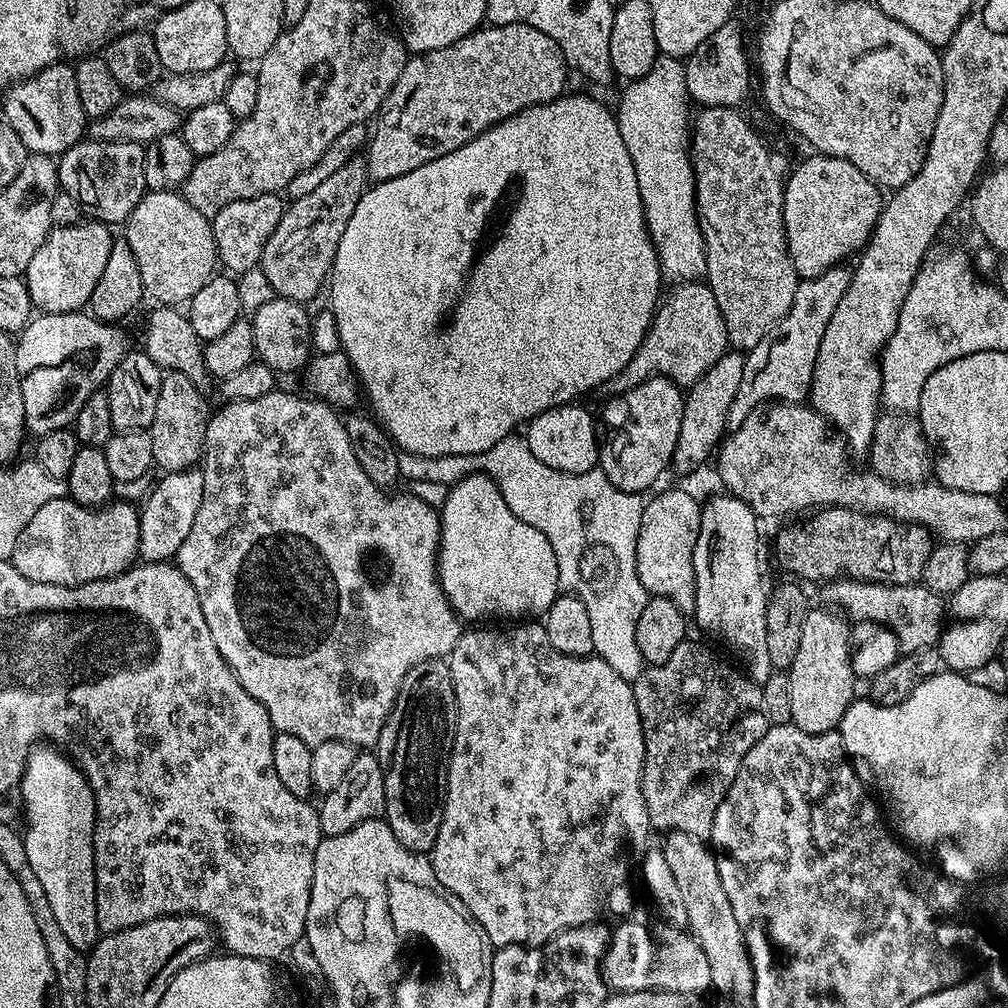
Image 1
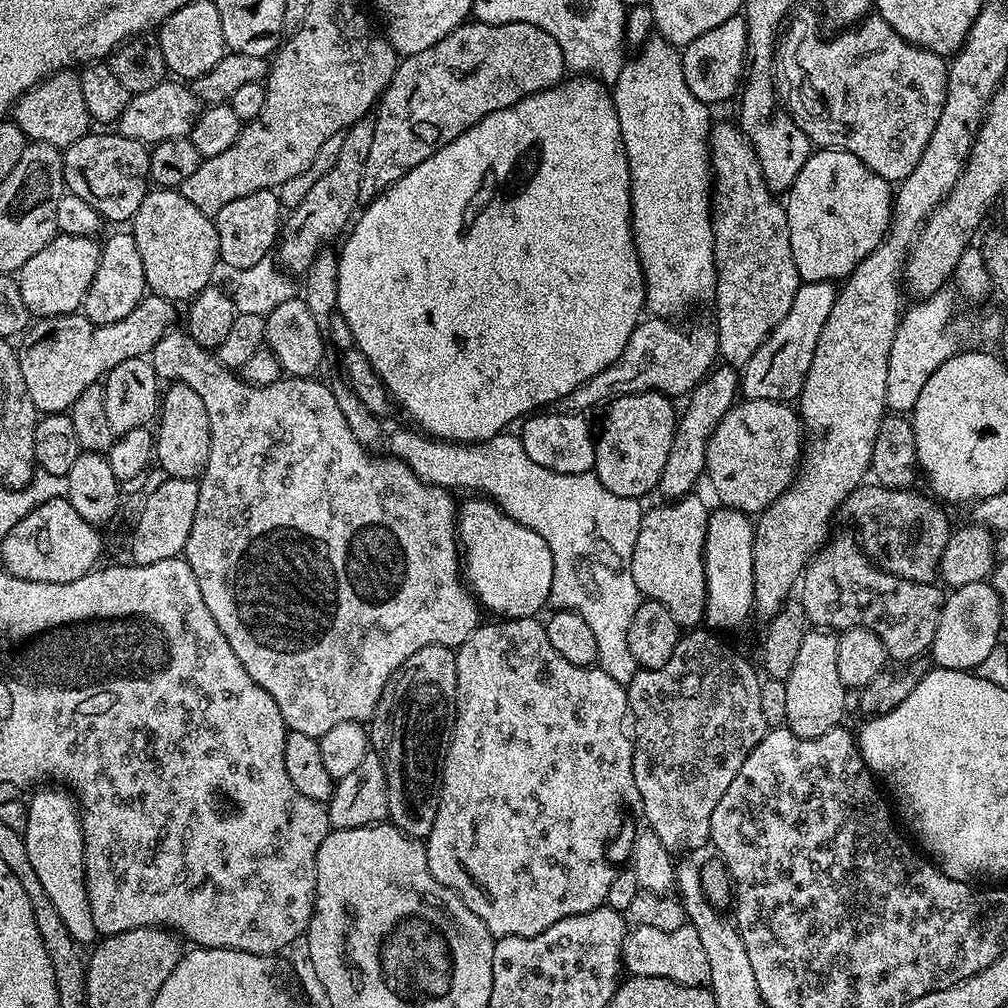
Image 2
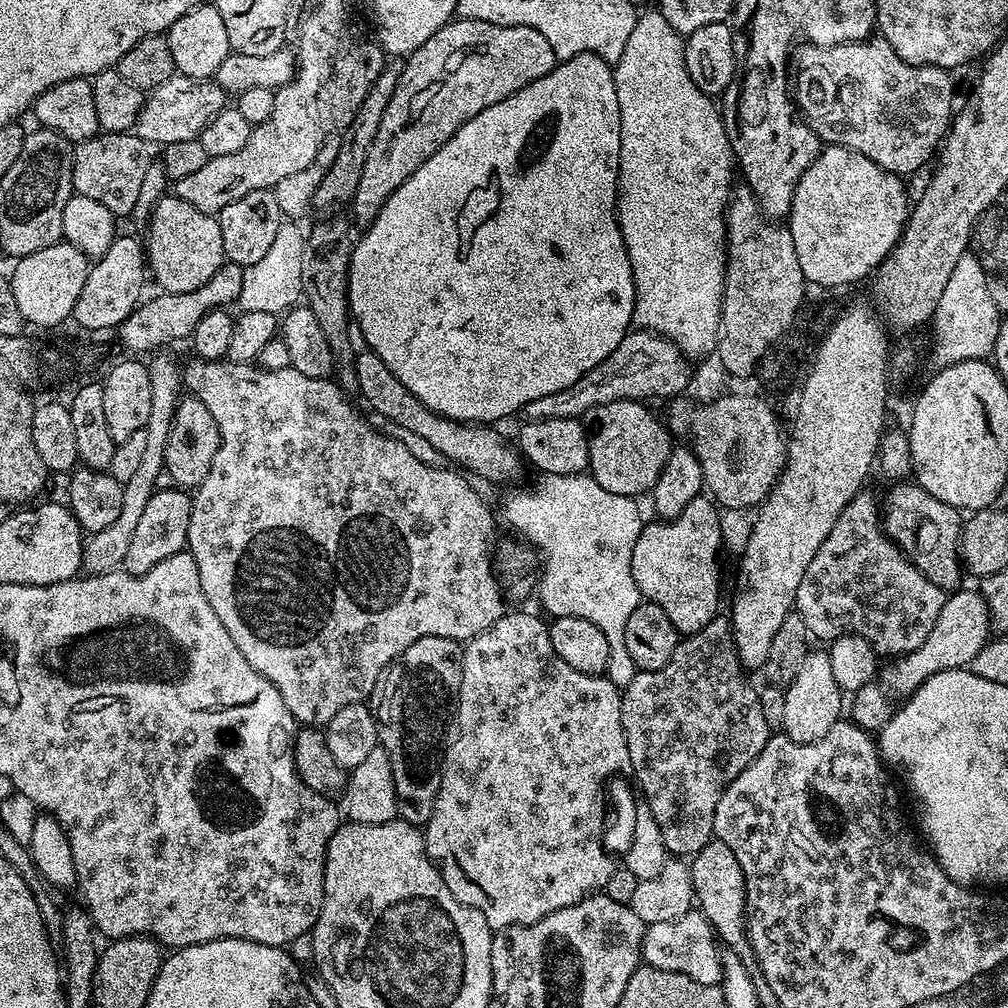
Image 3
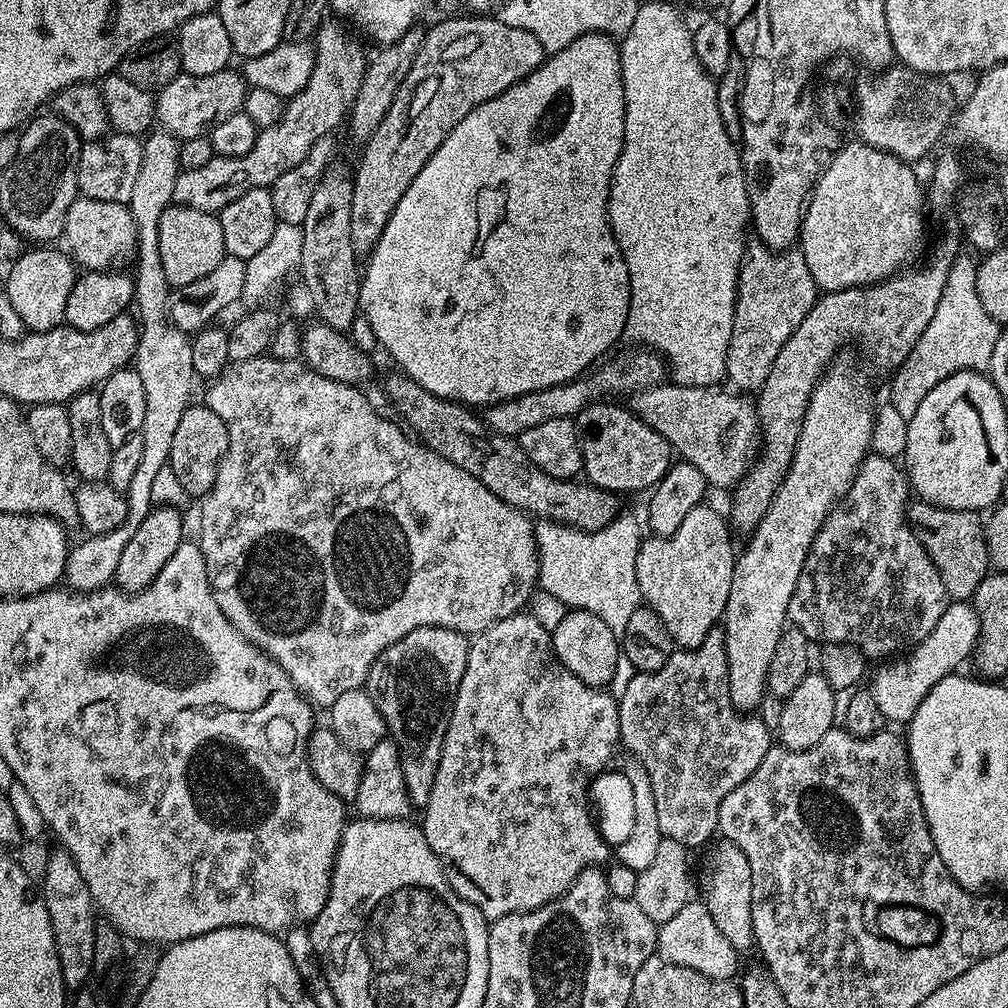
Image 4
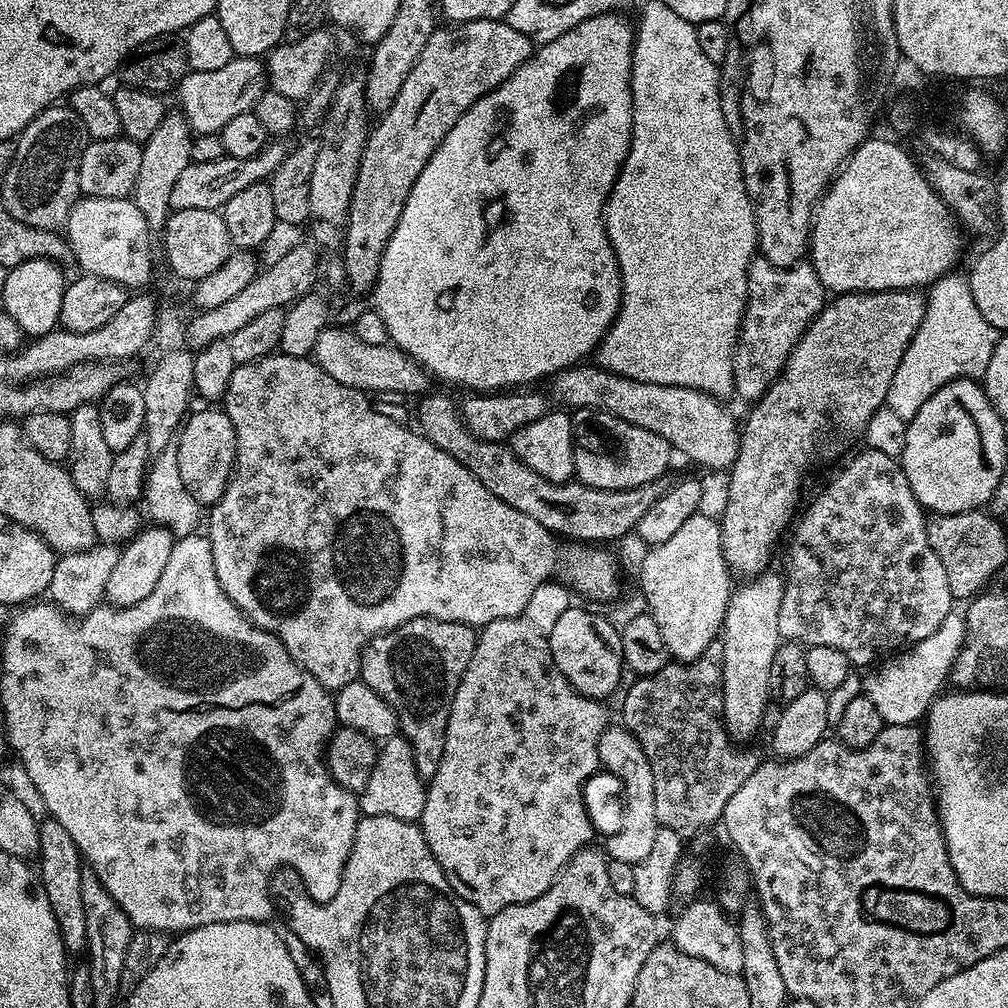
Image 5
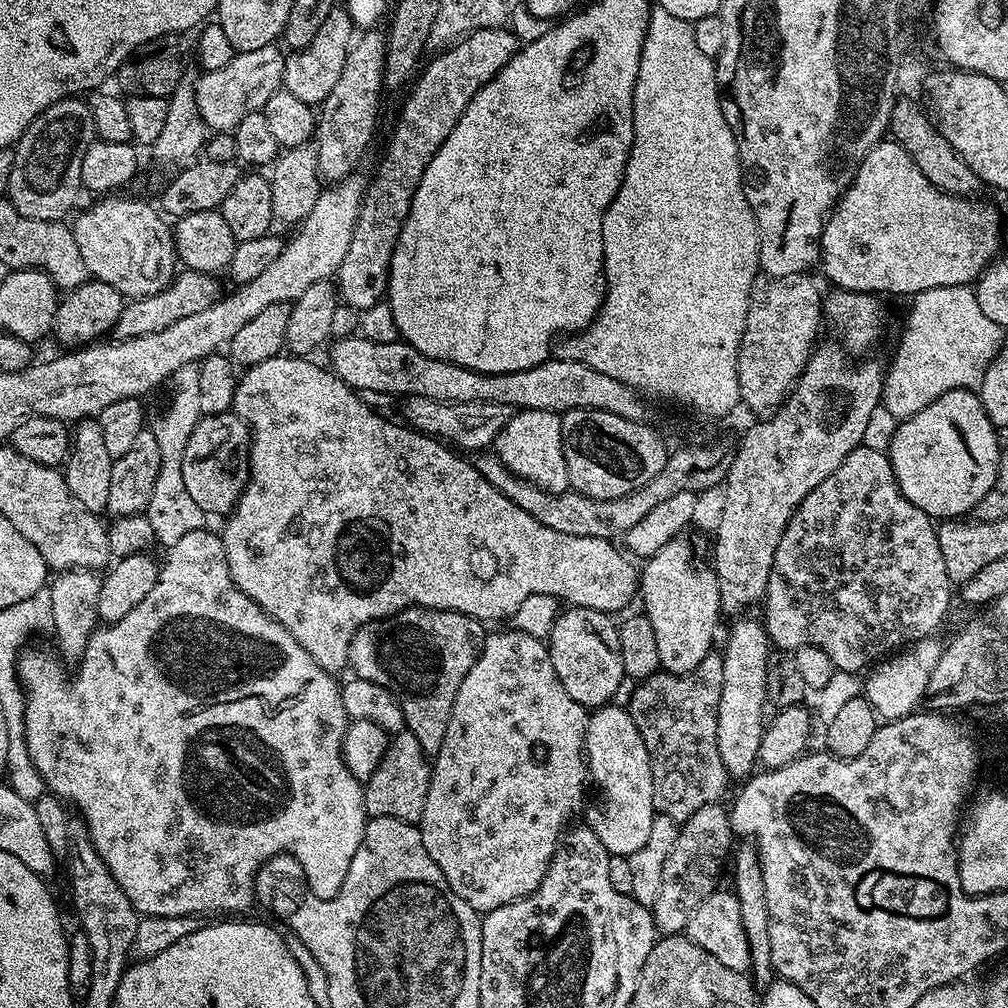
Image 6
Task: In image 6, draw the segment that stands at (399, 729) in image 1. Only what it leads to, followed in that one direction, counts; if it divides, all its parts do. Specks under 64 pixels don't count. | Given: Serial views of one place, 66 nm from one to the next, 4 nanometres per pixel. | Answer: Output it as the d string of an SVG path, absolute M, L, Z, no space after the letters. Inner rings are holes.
M403 608L387 620L372 620L362 625L354 634L348 651L348 668L359 679L378 682L402 701L402 714L407 732L418 738L422 750L430 758L442 750L442 738L446 738L446 726L450 726L450 710L454 698L458 698L458 686L462 678L470 674L470 666L478 658L484 645L486 628L481 621L461 612L447 612L441 608Z

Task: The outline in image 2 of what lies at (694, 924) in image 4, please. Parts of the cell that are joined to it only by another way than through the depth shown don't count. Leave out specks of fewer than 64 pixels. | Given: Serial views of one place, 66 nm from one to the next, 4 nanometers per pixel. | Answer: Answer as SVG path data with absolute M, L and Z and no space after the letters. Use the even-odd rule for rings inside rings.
M636 926L624 939L623 967L631 975L646 978L670 978L679 984L708 984L710 962L706 962L706 950L702 950L702 941L698 938L698 930L685 926L667 932L654 930L654 926Z

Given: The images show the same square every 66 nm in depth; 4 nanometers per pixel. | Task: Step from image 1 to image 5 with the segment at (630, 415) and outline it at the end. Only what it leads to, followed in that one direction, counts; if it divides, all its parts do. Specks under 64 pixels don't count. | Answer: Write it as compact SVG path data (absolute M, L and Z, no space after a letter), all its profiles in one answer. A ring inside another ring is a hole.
M595 408L571 413L575 479L602 490L626 490L661 479L674 457L673 449L658 434L642 430L614 414Z

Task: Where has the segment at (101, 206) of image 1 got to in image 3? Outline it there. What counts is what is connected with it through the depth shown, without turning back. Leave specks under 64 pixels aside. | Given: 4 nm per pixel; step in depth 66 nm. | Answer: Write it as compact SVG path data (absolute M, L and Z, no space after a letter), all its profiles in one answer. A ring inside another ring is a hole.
M100 132L89 140L81 140L72 153L72 190L75 195L94 198L102 202L117 218L131 217L134 206L138 206L138 193L142 191L142 182L146 179L146 170L154 163L153 149L142 138L130 132Z

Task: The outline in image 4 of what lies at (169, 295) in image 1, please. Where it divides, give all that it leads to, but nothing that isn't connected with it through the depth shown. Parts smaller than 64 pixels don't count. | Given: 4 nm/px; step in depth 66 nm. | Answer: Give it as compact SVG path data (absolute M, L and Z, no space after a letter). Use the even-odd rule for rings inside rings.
M173 203L162 214L162 222L158 222L158 251L162 254L162 266L173 289L216 271L218 262L222 262L226 255L219 215Z

